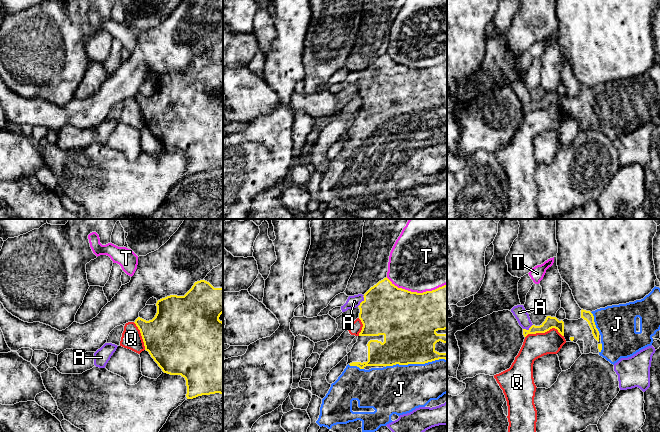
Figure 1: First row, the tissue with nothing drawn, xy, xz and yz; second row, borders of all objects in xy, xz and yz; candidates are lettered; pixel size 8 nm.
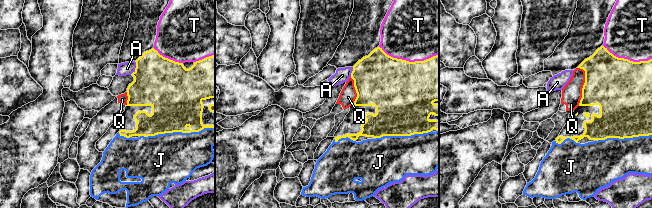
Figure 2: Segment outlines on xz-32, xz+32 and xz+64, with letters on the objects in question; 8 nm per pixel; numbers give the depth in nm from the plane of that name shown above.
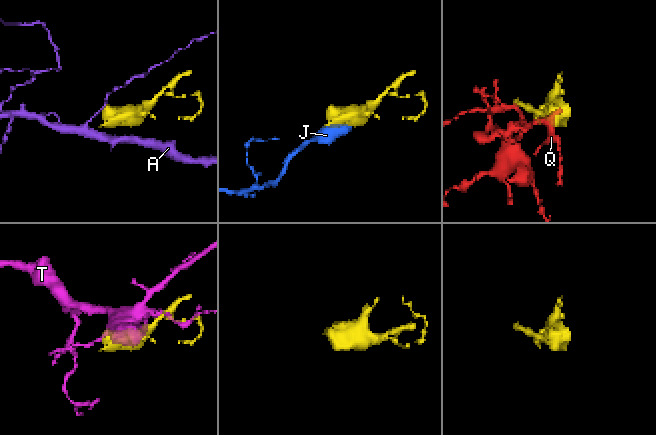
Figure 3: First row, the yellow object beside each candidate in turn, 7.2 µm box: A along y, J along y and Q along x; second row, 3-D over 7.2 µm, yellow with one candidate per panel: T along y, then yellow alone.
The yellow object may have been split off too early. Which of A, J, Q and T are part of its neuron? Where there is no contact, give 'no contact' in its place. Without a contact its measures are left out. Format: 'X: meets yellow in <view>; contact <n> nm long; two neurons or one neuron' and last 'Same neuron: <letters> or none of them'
A: meets yellow in xz; contact 110 nm long; two neurons
J: meets yellow in xz; contact 500 nm long; one neuron
Q: meets yellow in yz; contact 320 nm long; two neurons
T: meets yellow in xz; contact 500 nm long; two neurons
Same neuron: J

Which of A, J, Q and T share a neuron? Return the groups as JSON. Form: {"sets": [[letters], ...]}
{"sets": [["A"], ["J"], ["Q"], ["T"]]}

